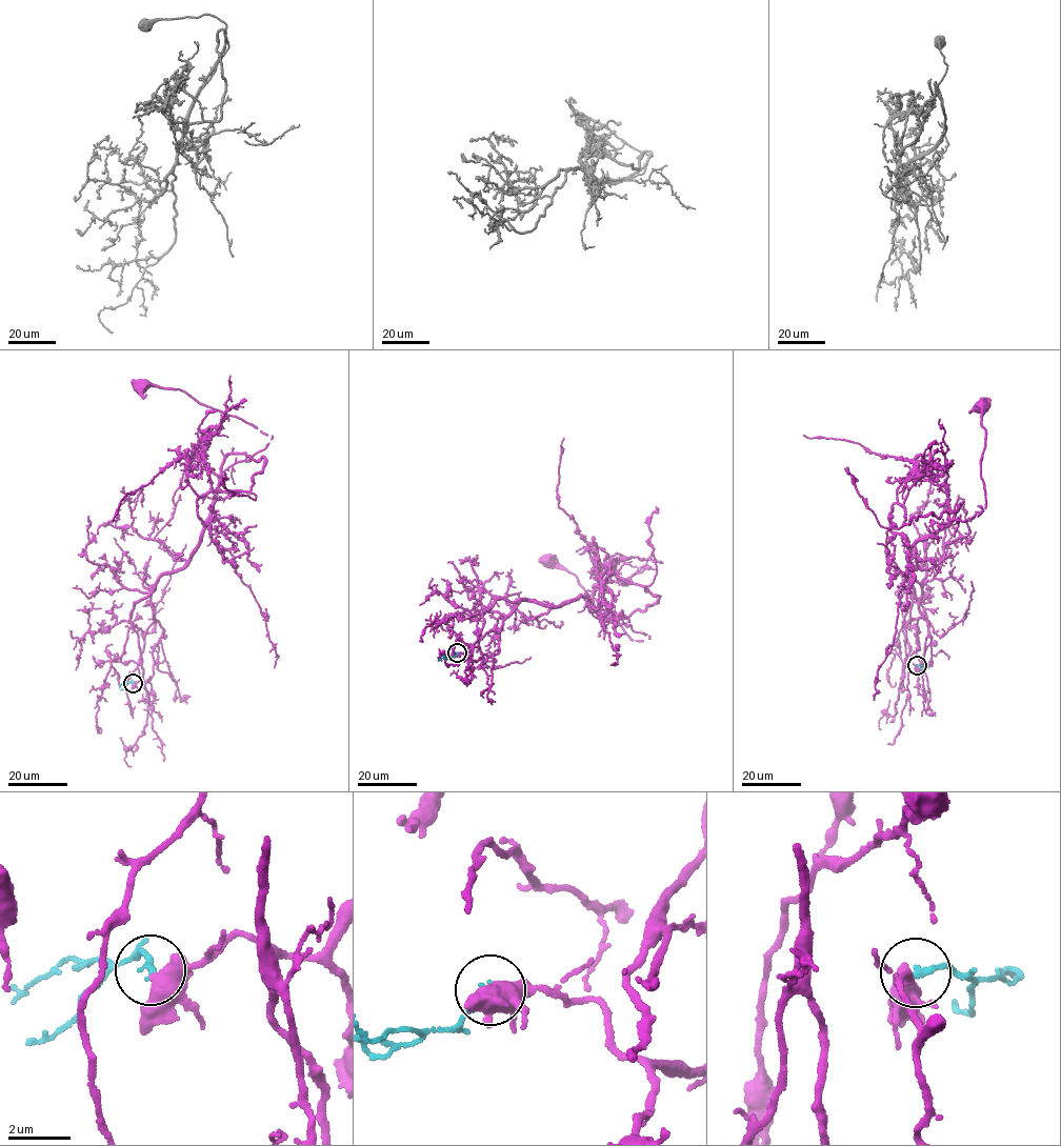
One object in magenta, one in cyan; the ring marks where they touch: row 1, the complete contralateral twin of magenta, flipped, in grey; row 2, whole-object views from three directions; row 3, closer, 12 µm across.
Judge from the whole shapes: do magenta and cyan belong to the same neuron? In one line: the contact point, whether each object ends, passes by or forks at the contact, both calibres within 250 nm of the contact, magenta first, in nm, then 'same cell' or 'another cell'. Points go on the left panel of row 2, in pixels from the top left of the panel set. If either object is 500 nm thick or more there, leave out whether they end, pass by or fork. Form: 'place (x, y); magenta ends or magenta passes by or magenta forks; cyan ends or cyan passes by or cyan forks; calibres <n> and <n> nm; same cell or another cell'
place (133, 683); magenta forks; cyan ends; calibres 380 and 190 nm; same cell

